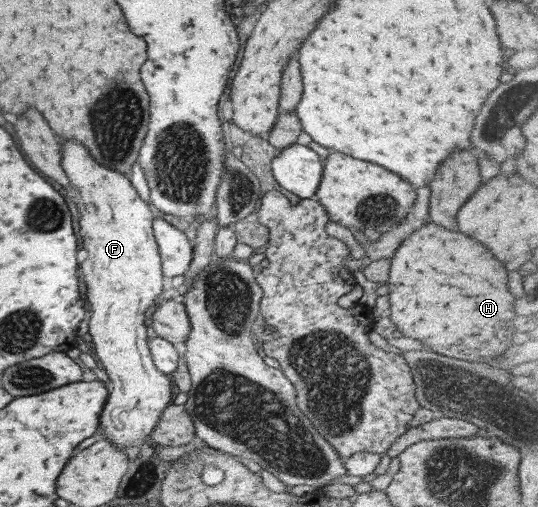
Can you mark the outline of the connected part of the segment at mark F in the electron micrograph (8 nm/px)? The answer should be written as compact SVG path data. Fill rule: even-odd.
M74 140L60 144L60 166L69 182L70 195L78 212L78 232L86 258L79 264L82 270L86 300L90 304L90 319L87 321L87 332L94 344L94 354L106 372L109 384L108 395L100 412L98 430L105 439L116 448L126 446L148 447L148 436L156 427L160 414L170 402L172 386L166 376L156 371L148 351L144 312L159 300L162 292L161 262L156 241L154 240L151 220L153 212L148 209L132 185L128 176L96 164L88 152Z

